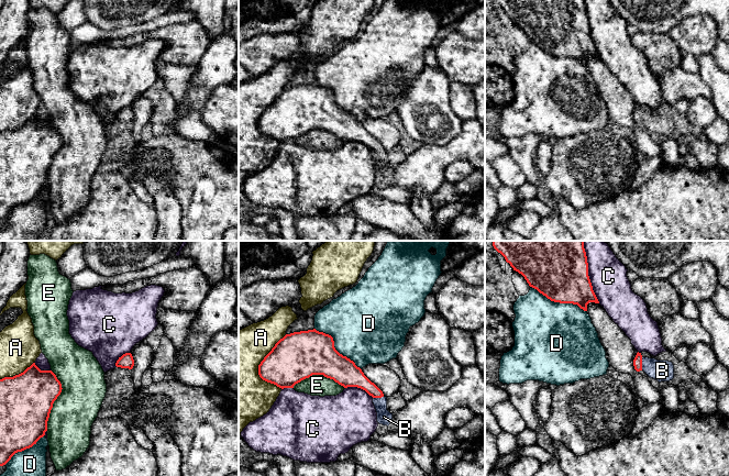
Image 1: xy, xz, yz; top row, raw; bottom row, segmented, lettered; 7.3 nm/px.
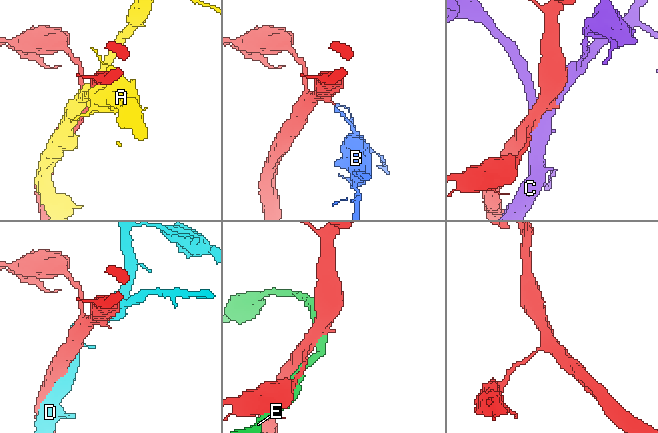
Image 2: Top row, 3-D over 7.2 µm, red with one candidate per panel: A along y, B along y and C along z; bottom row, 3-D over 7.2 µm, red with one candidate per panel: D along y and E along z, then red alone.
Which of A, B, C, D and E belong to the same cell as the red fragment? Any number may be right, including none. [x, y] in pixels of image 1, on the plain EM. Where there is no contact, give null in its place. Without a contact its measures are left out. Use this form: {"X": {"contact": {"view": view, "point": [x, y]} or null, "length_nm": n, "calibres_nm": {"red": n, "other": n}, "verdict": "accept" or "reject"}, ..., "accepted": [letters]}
{"A": {"contact": {"view": "xz", "point": [258, 119]}, "length_nm": 400, "calibres_nm": {"red": 320, "other": 380}, "verdict": "reject"}, "B": {"contact": {"view": "yz", "point": [641, 118]}, "length_nm": 100, "calibres_nm": {"red": 60, "other": 160}, "verdict": "accept"}, "C": {"contact": {"view": "yz", "point": [587, 29]}, "length_nm": 440, "calibres_nm": {"red": 400, "other": 280}, "verdict": "reject"}, "D": {"contact": {"view": "xz", "point": [334, 101]}, "length_nm": 460, "calibres_nm": {"red": 340, "other": 460}, "verdict": "reject"}, "E": {"contact": {"view": "xy", "point": [55, 153]}, "length_nm": 440, "calibres_nm": {"red": 380, "other": 320}, "verdict": "reject"}, "accepted": ["B"]}

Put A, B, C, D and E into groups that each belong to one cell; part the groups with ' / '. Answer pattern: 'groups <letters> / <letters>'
groups A / B / C / D / E

